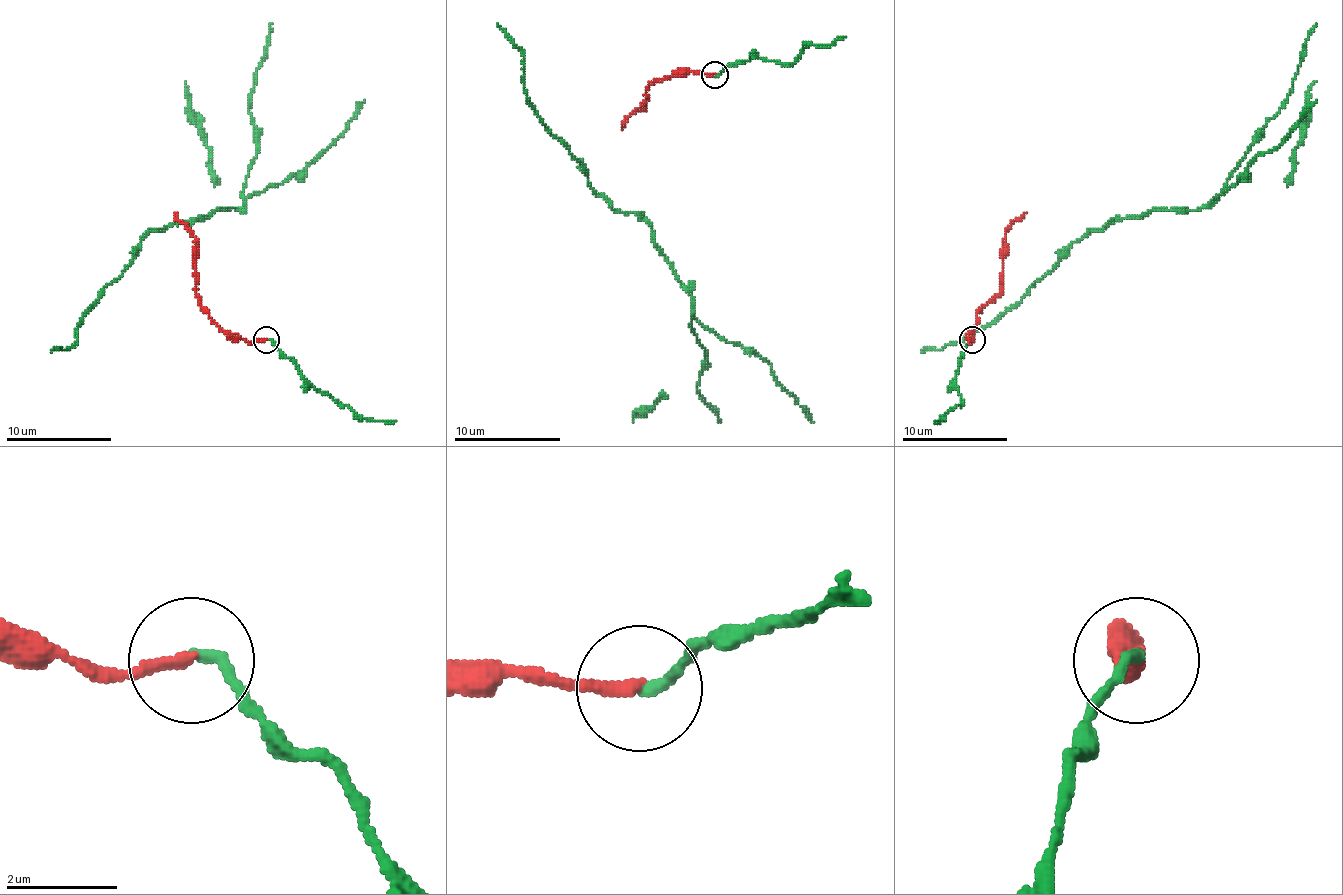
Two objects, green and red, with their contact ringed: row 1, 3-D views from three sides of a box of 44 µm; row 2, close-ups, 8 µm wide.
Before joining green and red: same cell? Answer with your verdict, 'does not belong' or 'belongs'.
belongs

